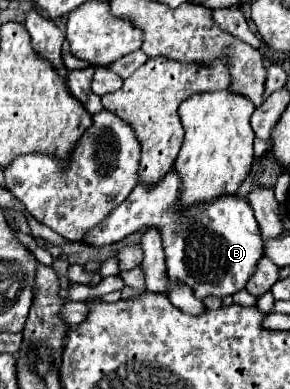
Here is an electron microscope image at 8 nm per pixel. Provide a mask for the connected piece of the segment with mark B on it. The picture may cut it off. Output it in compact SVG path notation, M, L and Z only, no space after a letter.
M169 176L155 188L137 186L101 224L89 228L83 236L83 244L103 248L115 244L125 236L141 228L157 228L163 238L163 250L167 256L167 274L179 284L187 284L195 298L207 296L225 298L243 290L257 270L263 258L263 240L249 204L237 196L223 196L211 204L195 204L181 210L179 202L179 176Z

